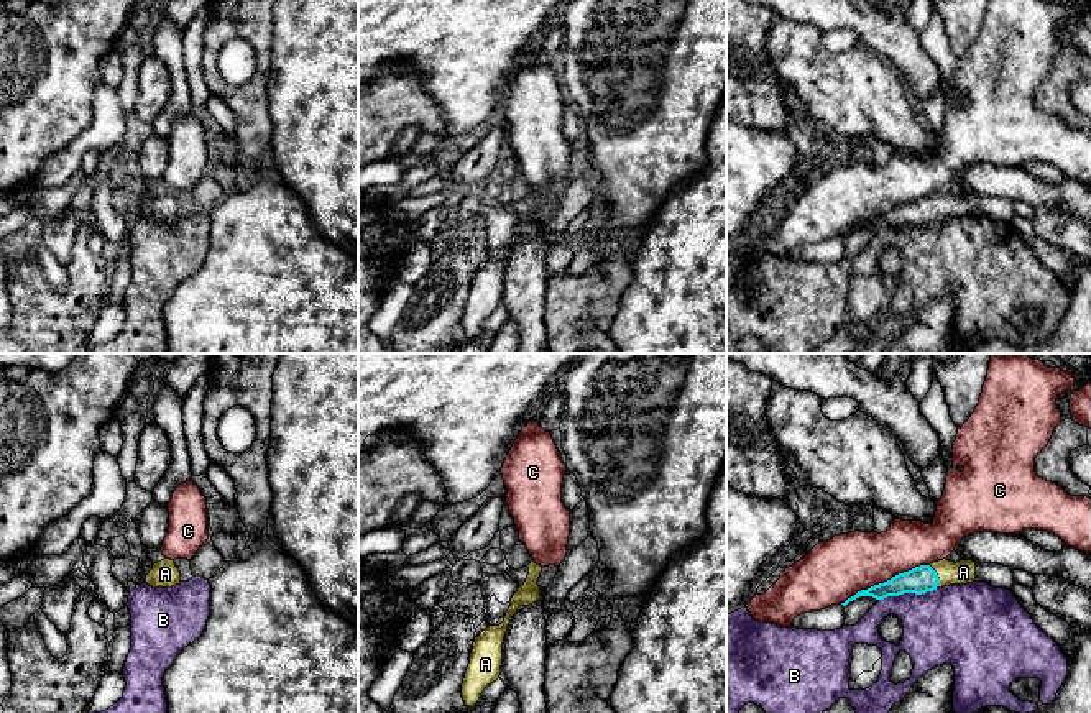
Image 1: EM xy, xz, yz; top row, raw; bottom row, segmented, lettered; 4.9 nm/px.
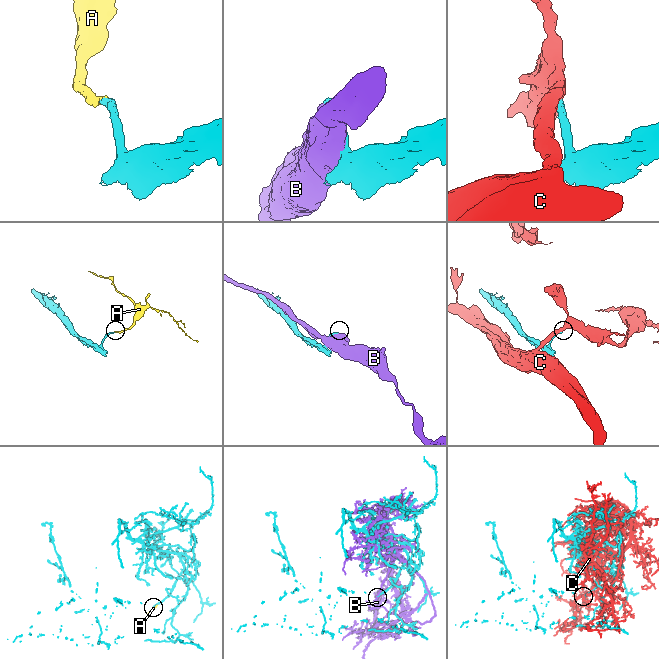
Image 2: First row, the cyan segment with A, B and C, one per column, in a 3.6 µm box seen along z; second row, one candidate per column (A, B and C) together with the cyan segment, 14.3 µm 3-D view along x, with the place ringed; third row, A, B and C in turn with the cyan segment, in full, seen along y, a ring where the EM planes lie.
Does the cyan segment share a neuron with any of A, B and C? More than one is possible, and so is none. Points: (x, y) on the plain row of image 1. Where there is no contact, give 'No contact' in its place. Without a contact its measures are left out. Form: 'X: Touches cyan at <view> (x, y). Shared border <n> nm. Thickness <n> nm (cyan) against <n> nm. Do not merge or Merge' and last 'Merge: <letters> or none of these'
A: Touches cyan at yz (937, 209). Shared border 120 nm. Thickness 130 nm (cyan) against 120 nm. Merge
B: Touches cyan at yz (907, 224). Shared border 300 nm. Thickness 130 nm (cyan) against 360 nm. Do not merge
C: Touches cyan at yz (884, 214). Shared border 480 nm. Thickness 130 nm (cyan) against 300 nm. Do not merge
Merge: A

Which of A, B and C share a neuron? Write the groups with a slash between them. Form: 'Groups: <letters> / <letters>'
Groups: A / B / C

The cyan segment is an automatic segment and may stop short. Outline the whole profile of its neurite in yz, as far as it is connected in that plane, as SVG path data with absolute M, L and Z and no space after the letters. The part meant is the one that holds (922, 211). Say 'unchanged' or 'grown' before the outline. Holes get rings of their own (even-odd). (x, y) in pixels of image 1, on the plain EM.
grown; M943 191L930 197L920 197L909 204L899 205L891 212L868 222L861 222L841 237L846 238L849 233L859 228L884 232L887 228L899 228L904 225L922 227L941 218L966 217L973 214L976 214L976 194L969 191L955 196Z

